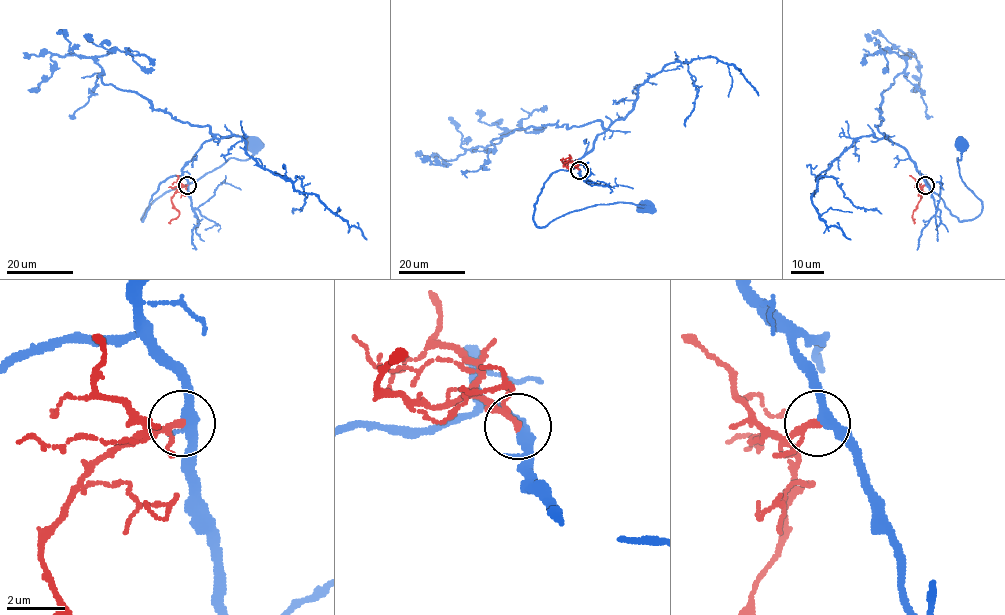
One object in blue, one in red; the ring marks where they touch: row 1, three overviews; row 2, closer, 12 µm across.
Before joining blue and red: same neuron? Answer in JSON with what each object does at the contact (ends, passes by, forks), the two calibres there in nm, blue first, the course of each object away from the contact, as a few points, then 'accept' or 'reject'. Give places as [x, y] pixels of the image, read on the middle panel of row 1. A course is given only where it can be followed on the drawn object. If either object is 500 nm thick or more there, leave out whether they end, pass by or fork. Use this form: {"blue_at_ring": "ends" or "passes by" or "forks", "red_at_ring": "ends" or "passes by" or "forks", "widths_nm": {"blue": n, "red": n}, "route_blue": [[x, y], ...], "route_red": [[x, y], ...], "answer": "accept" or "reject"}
{"blue_at_ring": "forks", "red_at_ring": "passes by", "widths_nm": {"blue": 260, "red": 150}, "route_blue": [[579, 169], [558, 169], [541, 188], [534, 205], [533, 222], [538, 227], [597, 204], [621, 202], [645, 207]], "route_red": [[579, 169], [563, 165], [570, 157], [560, 160]], "answer": "accept"}

